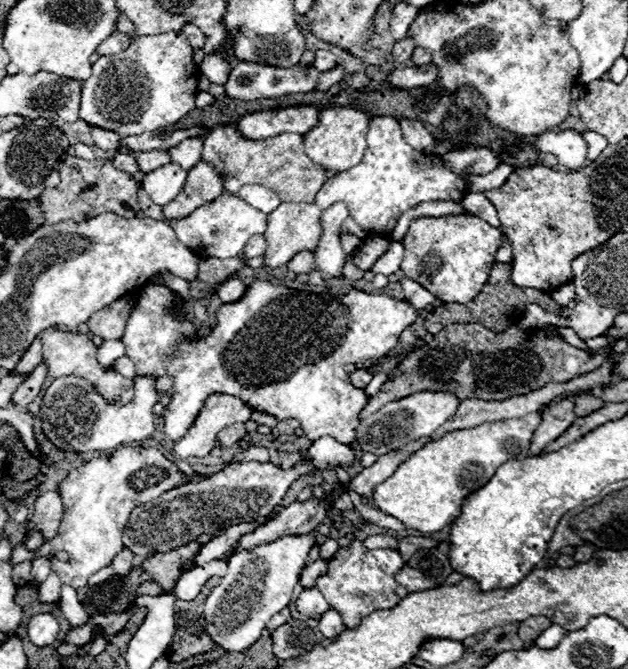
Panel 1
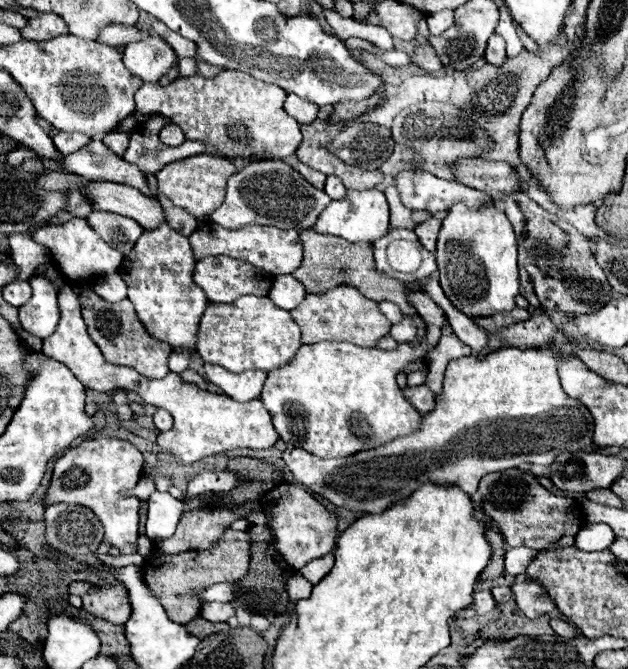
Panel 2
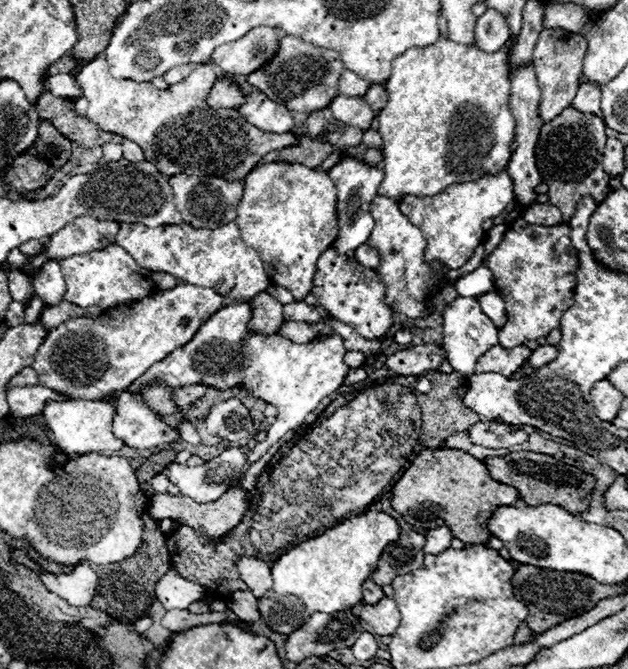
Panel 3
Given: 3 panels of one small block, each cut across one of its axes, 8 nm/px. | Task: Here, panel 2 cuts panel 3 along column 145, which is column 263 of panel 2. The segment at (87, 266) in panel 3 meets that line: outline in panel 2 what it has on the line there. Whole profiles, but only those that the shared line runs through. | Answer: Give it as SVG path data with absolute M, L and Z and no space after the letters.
M208 256L208 258L202 258L202 260L196 262L194 282L206 292L210 302L228 304L228 302L238 300L238 298L248 296L248 294L256 294L260 298L268 296L268 290L274 282L274 276L264 272L262 268L256 268L248 262L242 262L242 260L236 260L236 258L230 258L230 256Z

